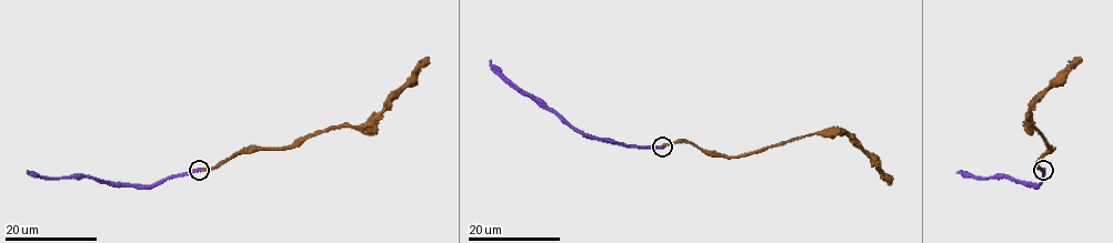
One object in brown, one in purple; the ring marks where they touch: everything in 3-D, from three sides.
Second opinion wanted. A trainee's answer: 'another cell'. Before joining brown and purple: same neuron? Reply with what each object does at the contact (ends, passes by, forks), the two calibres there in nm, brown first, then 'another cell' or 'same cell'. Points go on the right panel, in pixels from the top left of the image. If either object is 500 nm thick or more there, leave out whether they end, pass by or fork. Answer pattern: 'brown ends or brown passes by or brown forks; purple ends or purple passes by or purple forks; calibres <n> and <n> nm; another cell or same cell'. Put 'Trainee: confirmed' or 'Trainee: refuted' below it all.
brown ends; purple ends; calibres 360 and 480 nm; another cell
Trainee: confirmed

